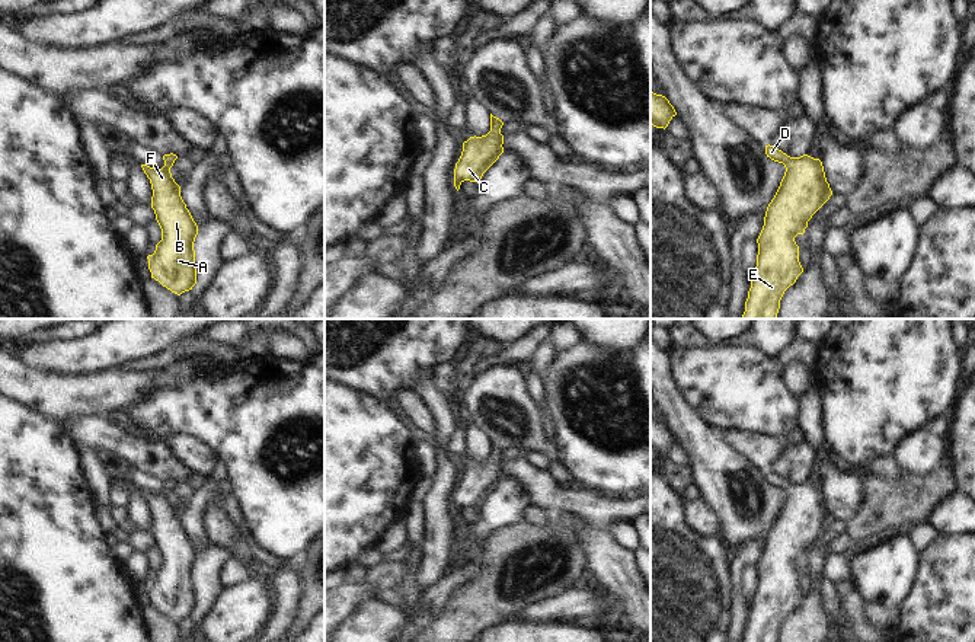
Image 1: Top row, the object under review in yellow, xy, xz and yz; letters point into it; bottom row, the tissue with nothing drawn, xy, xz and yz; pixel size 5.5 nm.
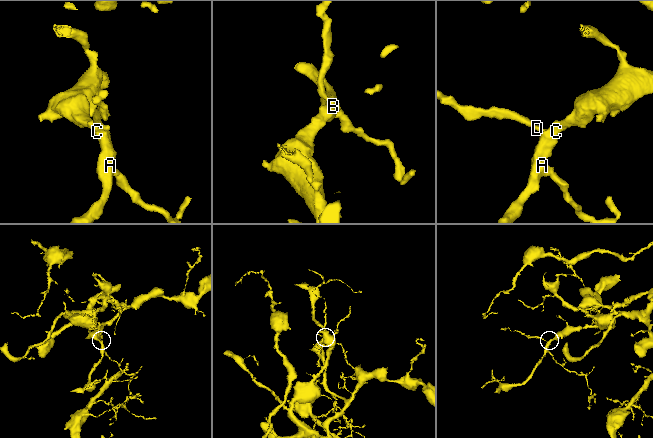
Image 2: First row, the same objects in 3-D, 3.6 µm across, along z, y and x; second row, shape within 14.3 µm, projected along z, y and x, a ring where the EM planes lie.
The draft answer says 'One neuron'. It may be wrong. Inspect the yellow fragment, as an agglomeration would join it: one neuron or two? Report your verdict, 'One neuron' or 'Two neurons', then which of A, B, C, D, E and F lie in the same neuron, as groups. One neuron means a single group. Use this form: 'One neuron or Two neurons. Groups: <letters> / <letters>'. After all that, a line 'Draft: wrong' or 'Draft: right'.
One neuron. Groups: A B C D E F.
Draft: right

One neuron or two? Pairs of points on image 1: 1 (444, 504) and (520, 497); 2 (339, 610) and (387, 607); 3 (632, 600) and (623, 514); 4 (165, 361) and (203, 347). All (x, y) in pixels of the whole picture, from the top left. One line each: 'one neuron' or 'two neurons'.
1: two neurons
2: two neurons
3: two neurons
4: one neuron

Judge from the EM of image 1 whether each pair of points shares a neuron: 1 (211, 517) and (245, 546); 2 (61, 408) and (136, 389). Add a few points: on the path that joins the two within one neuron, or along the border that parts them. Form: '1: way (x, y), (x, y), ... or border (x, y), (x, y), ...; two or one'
1: way (220, 526), (236, 539); one
2: way (80, 396), (117, 392); one

